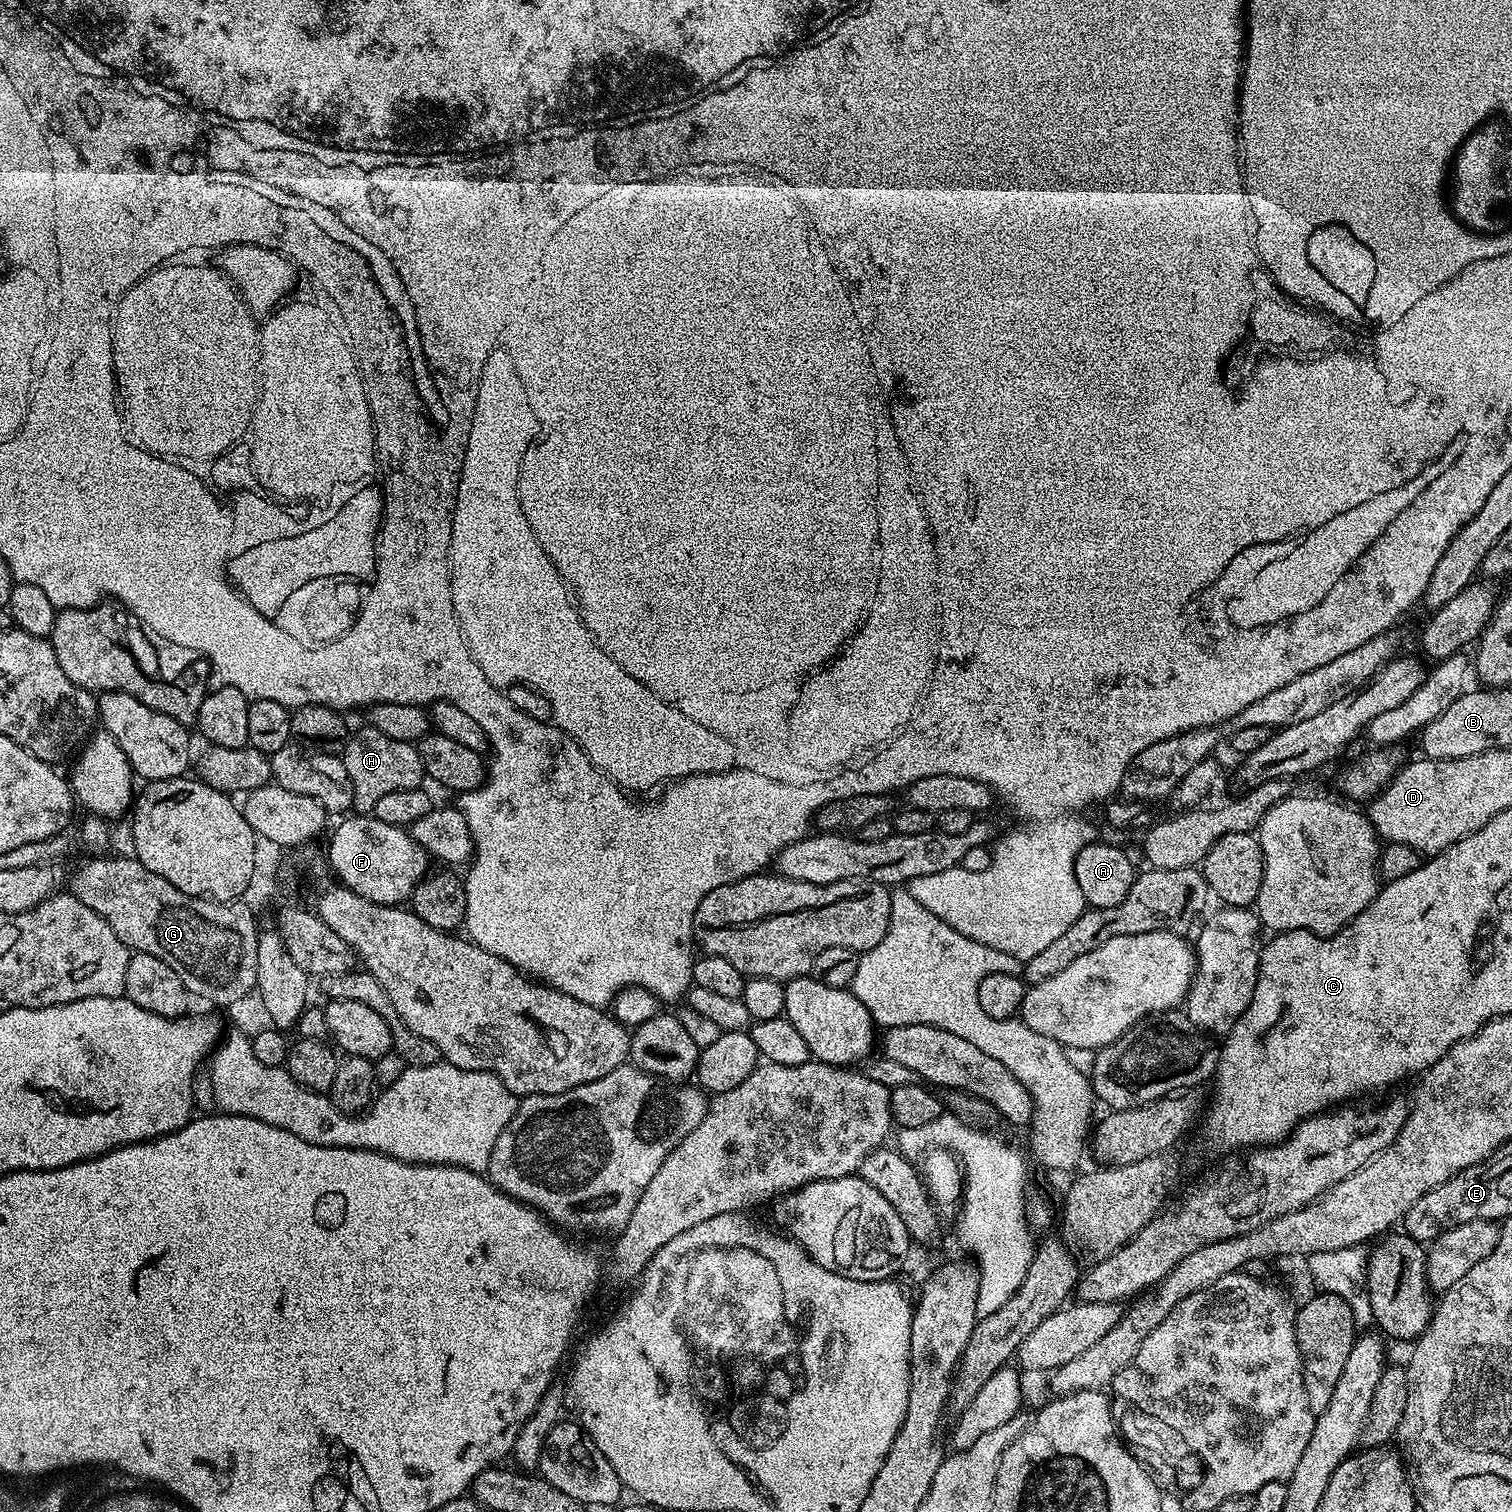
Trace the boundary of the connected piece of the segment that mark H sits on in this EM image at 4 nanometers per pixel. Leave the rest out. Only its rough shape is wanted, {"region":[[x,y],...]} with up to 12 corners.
{"region":[[355,729],[342,753],[352,808],[426,780],[415,744]]}

